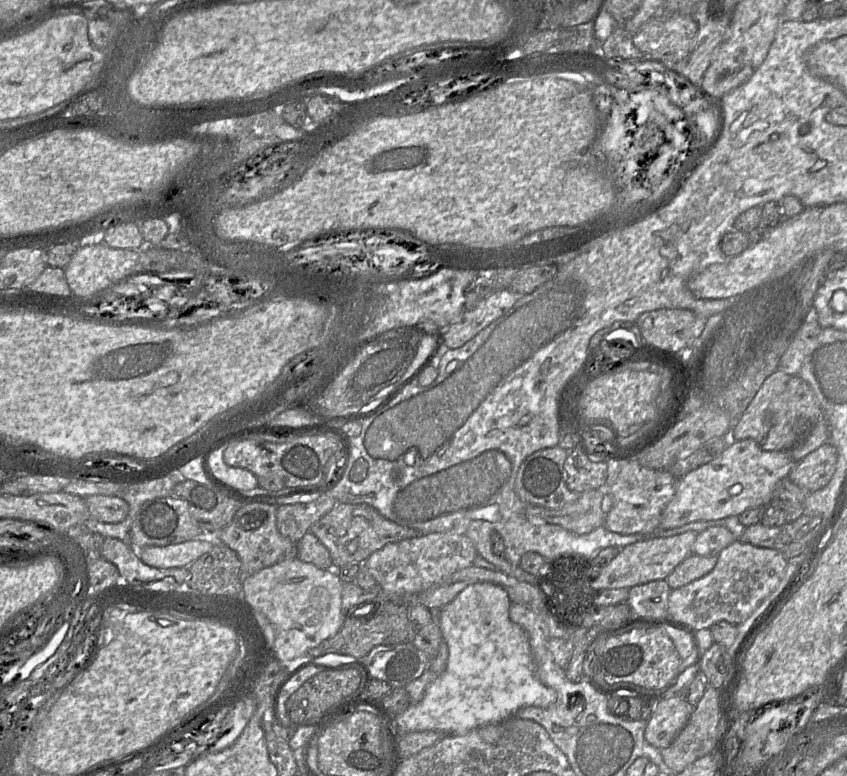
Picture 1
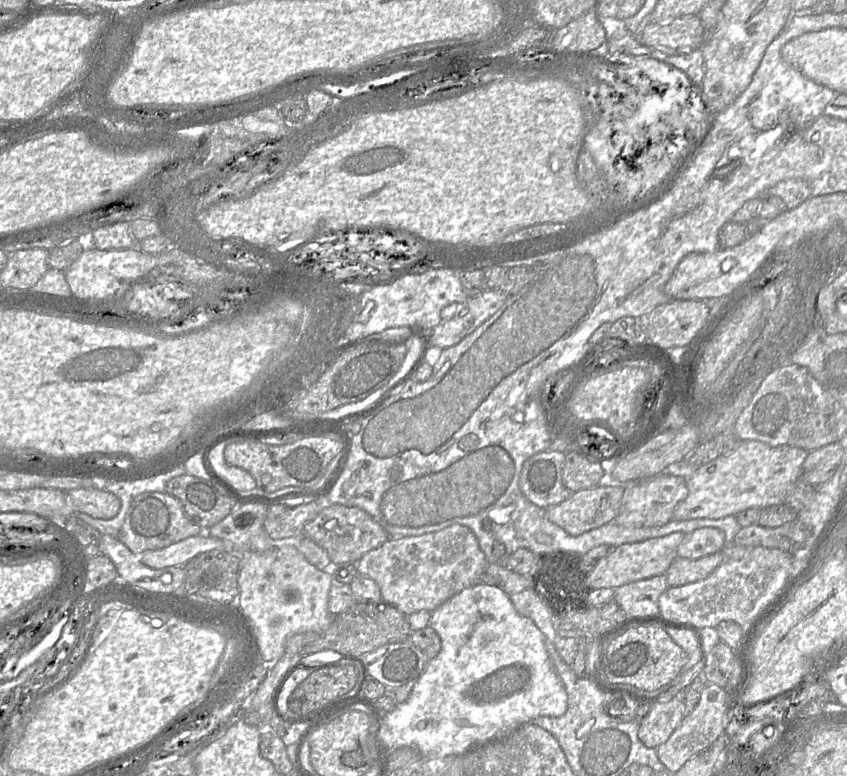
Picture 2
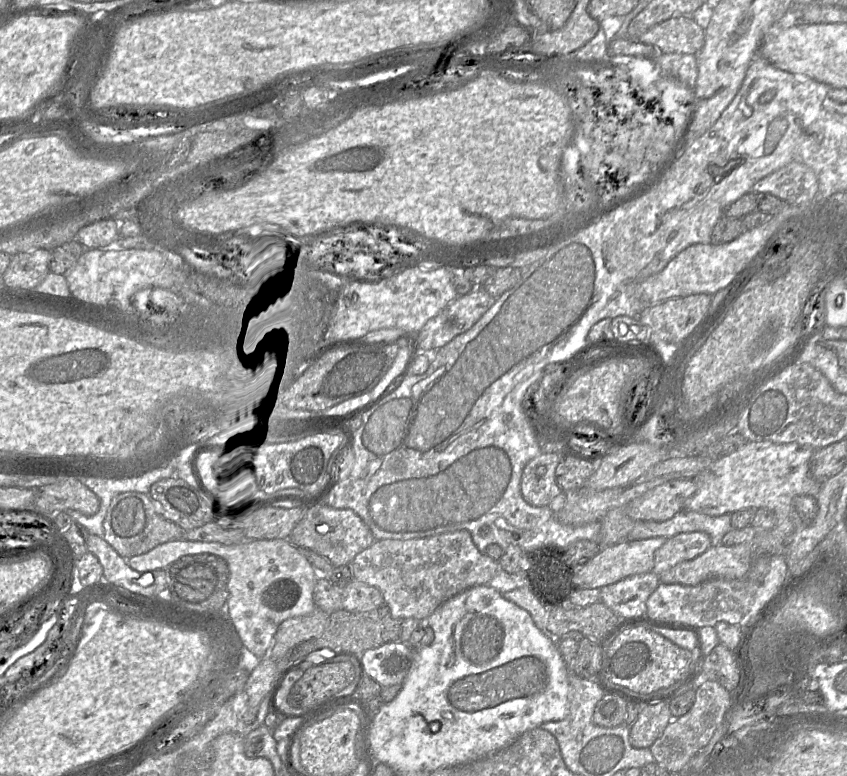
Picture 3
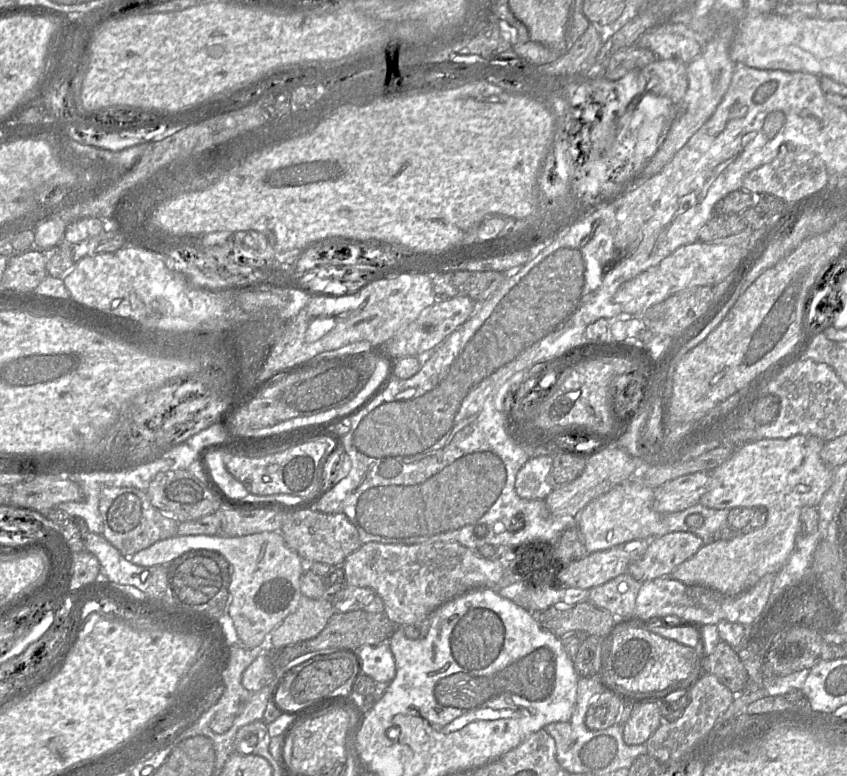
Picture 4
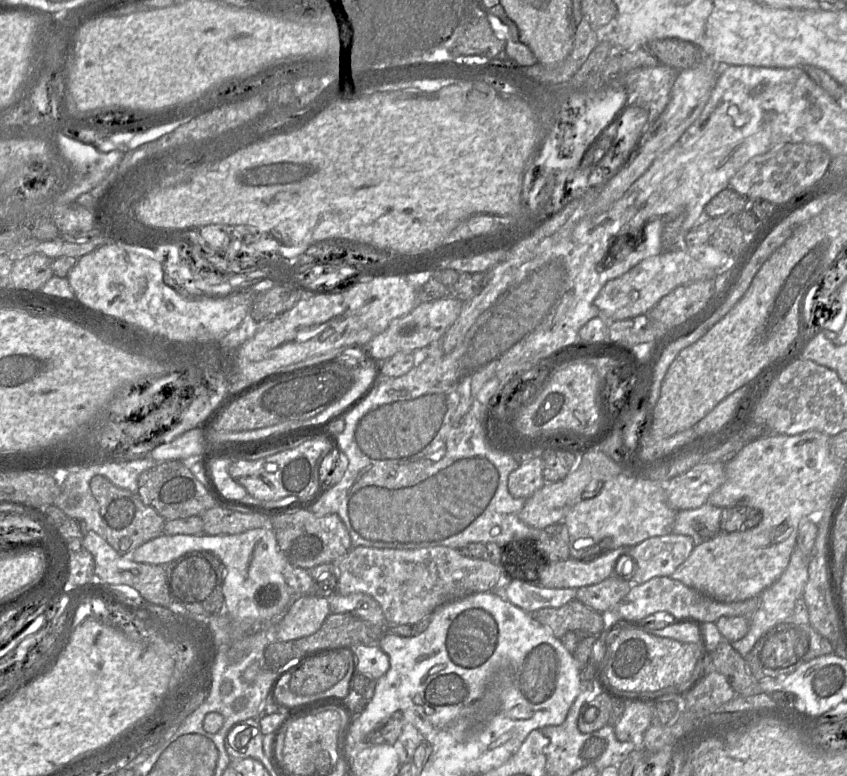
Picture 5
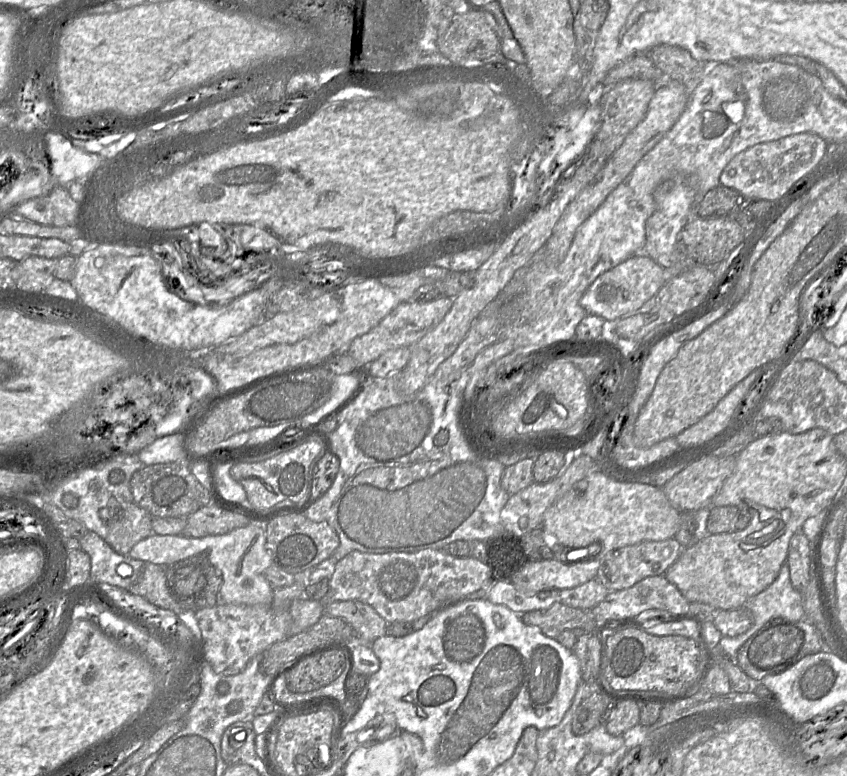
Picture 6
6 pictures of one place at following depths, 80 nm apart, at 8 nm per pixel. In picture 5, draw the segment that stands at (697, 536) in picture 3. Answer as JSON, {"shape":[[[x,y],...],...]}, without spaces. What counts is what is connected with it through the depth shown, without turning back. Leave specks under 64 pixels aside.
{"shape":[[[674,533],[648,538],[619,557],[613,575],[628,581],[631,585],[640,585],[656,577],[670,577],[687,560],[694,547],[692,538]]]}

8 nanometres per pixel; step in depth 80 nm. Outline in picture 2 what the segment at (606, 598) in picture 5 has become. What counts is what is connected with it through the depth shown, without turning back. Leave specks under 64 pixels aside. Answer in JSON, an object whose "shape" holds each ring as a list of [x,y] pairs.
{"shape":[[[665,574],[620,586],[614,590],[614,601],[627,616],[658,616],[658,600],[668,588]]]}

